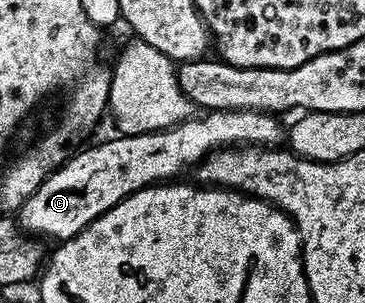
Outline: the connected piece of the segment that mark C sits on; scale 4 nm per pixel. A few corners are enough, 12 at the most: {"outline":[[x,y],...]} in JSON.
{"outline":[[256,110],[80,148],[17,210],[62,243],[214,149],[284,140]]}

